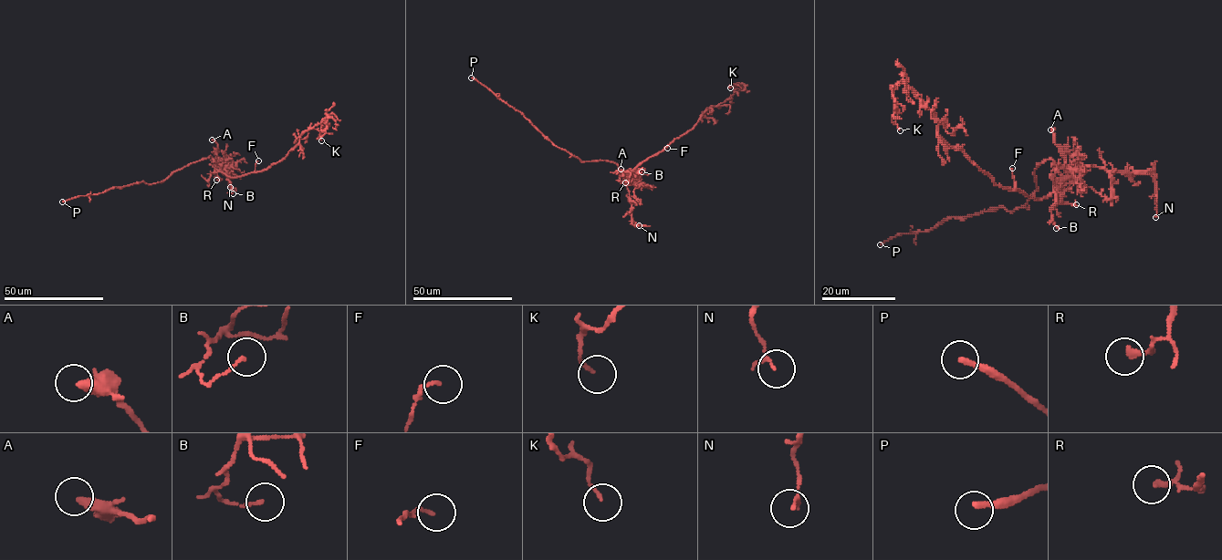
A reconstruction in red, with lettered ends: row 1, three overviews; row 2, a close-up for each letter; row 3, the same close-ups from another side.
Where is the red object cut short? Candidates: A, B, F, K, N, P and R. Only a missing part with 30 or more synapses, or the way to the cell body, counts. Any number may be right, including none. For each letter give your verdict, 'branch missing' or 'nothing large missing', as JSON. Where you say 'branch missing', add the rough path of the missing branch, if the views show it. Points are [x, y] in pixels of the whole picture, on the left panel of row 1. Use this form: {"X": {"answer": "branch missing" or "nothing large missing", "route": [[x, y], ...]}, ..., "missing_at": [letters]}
{"A": {"answer": "nothing large missing"}, "B": {"answer": "nothing large missing"}, "F": {"answer": "nothing large missing"}, "K": {"answer": "nothing large missing"}, "N": {"answer": "nothing large missing"}, "P": {"answer": "branch missing", "route": [[62, 202], [49, 196], [19, 209]]}, "R": {"answer": "nothing large missing"}, "missing_at": ["P"]}

